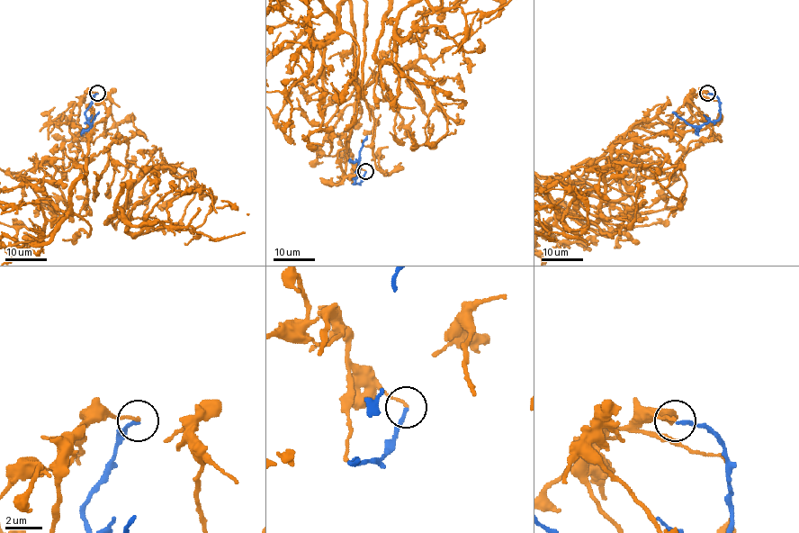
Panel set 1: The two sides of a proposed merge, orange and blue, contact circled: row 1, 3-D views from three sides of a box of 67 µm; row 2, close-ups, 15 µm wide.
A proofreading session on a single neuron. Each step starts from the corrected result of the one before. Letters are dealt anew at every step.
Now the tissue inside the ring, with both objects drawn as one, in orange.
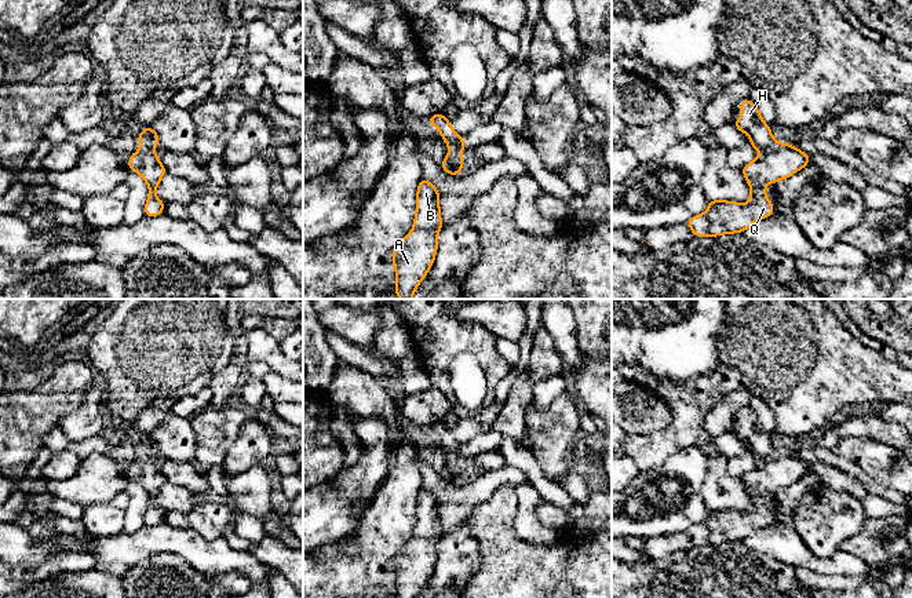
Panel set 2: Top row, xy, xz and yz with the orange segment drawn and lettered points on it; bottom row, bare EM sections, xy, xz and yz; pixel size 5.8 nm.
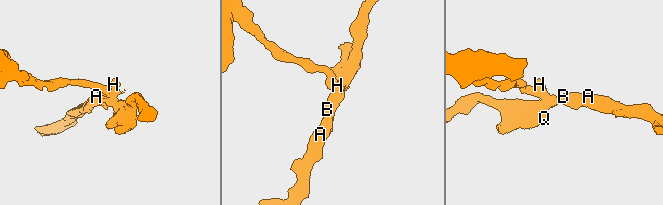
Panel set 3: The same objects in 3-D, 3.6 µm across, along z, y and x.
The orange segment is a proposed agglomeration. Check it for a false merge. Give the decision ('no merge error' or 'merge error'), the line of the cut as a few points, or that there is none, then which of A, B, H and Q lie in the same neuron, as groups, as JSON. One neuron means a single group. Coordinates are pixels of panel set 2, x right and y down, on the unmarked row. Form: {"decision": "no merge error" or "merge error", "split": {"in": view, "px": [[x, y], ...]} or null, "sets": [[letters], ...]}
{"decision": "merge error", "split": {"in": "yz", "px": [[779, 452], [766, 460]]}, "sets": [["A", "B", "Q"], ["H"]]}

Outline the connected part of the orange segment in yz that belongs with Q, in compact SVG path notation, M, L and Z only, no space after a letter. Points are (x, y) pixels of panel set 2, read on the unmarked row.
M778 452L740 480L751 495L747 513L725 508L708 508L708 519L687 529L694 546L715 546L743 542L756 529L774 524L774 515L765 495L787 488L810 471L810 463L789 452Z

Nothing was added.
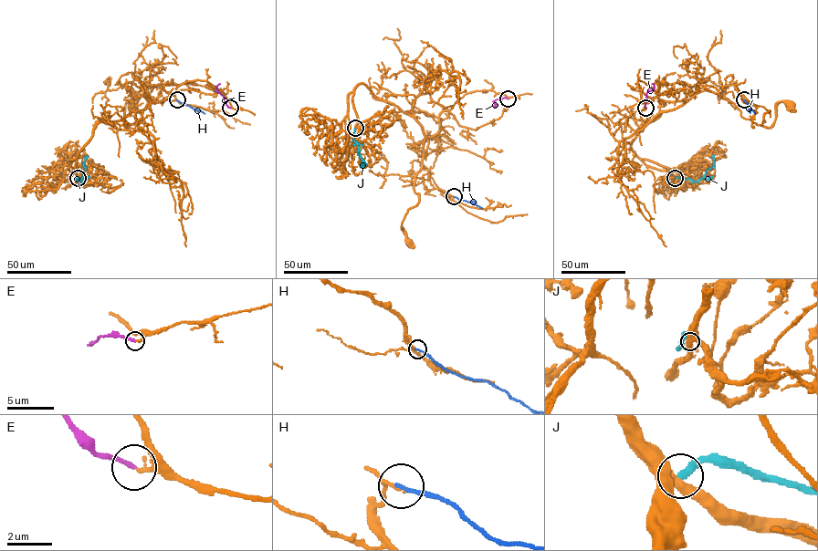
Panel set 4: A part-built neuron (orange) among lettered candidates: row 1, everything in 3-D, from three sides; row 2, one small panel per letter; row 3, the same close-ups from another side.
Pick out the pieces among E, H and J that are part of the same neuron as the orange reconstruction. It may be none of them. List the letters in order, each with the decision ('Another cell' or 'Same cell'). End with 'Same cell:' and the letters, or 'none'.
E: Same cell
H: Another cell
J: Another cell
Same cell: E

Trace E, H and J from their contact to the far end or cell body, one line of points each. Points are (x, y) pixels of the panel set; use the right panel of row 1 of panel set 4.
E: (645, 108), (646, 94), (654, 88), (652, 84)
H: (744, 99), (755, 113)
J: (675, 178), (698, 181), (713, 166), (712, 157)

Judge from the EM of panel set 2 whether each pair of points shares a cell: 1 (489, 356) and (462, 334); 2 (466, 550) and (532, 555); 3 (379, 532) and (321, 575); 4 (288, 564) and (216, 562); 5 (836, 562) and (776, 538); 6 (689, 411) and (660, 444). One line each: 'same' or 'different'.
1: same
2: different
3: same
4: different
5: same
6: same

